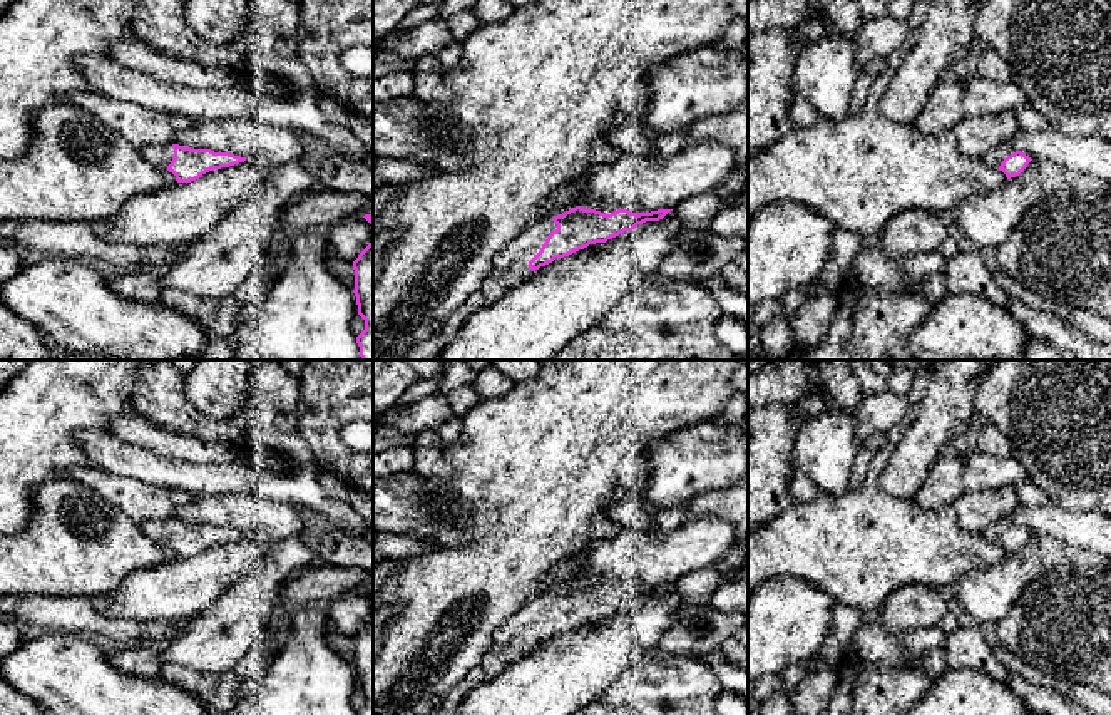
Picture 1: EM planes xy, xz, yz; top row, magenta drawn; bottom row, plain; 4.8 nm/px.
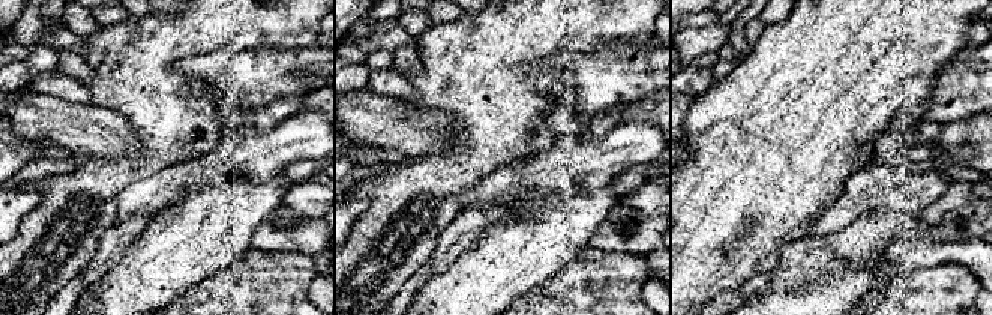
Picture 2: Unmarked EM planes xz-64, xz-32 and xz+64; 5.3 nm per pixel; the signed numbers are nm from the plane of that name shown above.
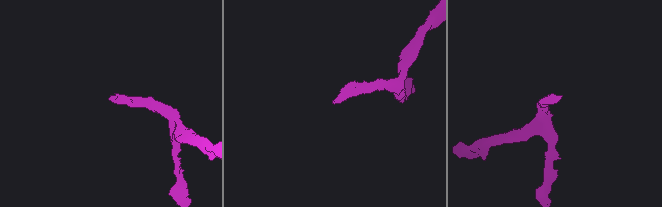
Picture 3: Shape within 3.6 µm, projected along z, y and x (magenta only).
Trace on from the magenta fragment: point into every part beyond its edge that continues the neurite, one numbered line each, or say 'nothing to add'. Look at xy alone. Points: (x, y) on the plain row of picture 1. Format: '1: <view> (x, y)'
1: xy (161, 529)

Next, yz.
1: yz (994, 533)

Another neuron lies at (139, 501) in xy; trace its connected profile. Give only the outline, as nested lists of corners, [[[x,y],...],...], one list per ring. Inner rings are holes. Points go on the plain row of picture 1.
[[[79,467],[70,477],[124,511],[134,522],[151,519],[176,519],[177,509],[189,501],[182,491],[149,486],[137,479],[110,474],[97,467]]]

